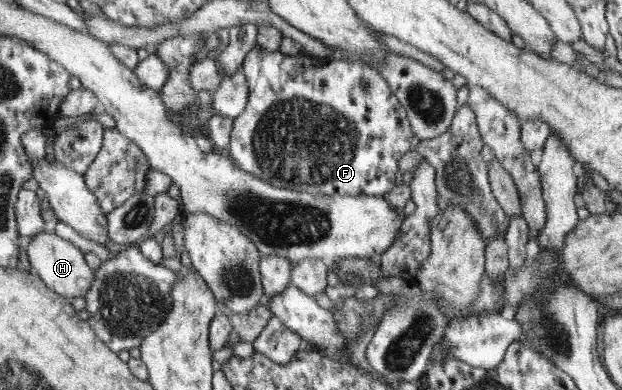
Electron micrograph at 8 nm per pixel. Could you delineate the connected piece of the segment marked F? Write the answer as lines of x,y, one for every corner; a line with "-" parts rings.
255,46
248,52
242,68
249,88
249,99
242,114
233,119
231,142
227,154
232,157
238,167
257,175
258,178
265,179
266,182
273,183
274,186
306,191
310,194
350,195
352,197
364,194
380,198
394,188
400,158
415,150
420,141
412,131
406,110
402,108
402,104
378,71
346,59
312,58
305,52
297,56
284,56
280,50
268,52

